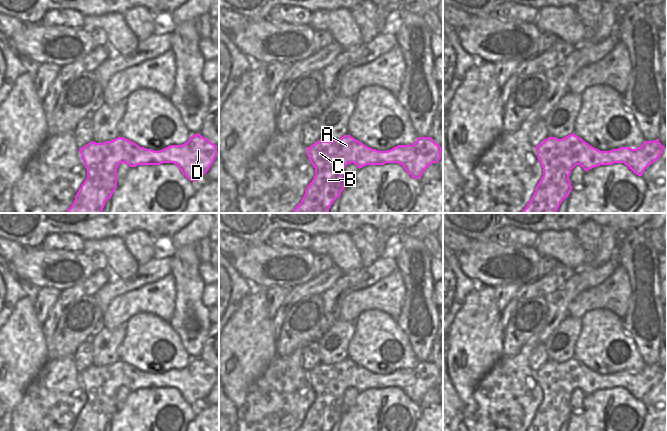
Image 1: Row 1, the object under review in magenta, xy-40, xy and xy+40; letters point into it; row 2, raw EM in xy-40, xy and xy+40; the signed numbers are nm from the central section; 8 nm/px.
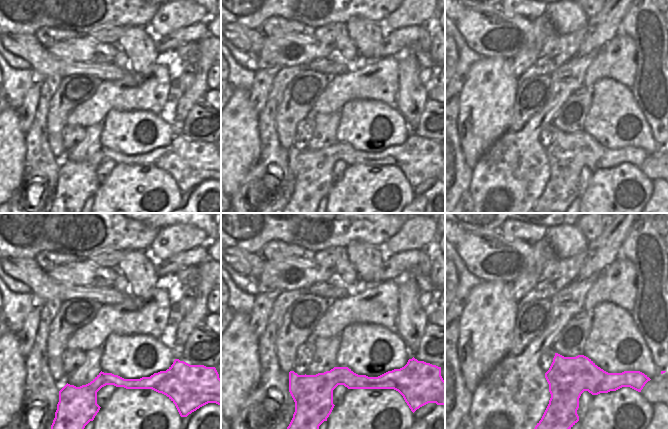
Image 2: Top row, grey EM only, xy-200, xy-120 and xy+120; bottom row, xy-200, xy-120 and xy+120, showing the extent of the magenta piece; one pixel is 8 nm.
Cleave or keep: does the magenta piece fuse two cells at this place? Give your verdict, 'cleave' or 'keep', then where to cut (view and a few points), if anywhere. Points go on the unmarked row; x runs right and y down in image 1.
keep; no cut

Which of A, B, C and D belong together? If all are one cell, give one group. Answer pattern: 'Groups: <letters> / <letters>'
Groups: A B C D

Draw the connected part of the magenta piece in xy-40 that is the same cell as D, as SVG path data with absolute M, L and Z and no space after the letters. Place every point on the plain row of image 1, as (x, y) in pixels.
M198 357L182 369L170 369L154 375L118 361L104 367L92 365L80 372L79 376L87 394L87 402L71 431L104 431L117 412L117 392L120 387L130 391L174 387L187 403L196 406L213 388L217 369Z

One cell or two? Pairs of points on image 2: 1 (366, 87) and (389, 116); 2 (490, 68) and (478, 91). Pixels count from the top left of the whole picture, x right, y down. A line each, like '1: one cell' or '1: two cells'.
1: two cells
2: one cell

